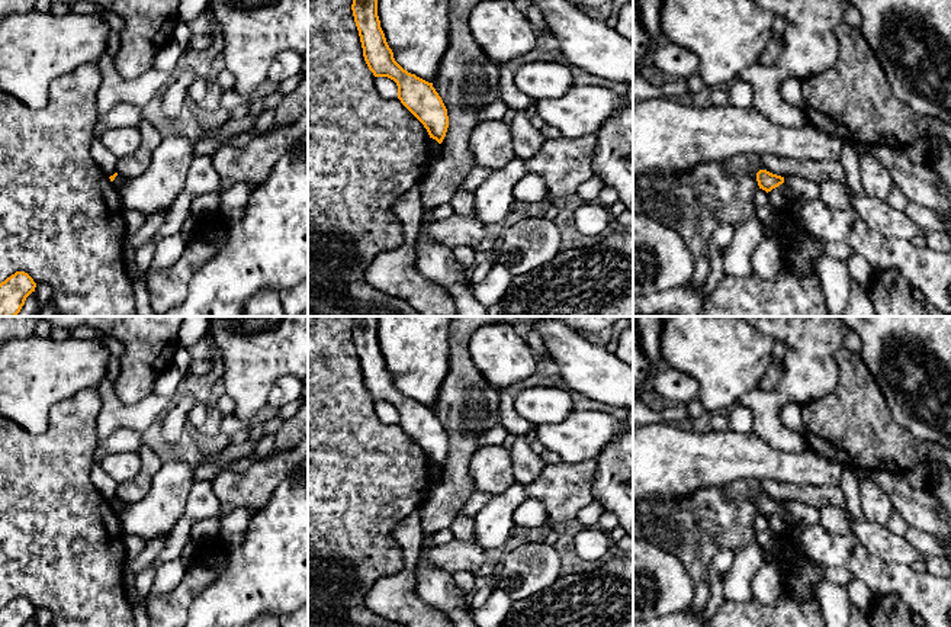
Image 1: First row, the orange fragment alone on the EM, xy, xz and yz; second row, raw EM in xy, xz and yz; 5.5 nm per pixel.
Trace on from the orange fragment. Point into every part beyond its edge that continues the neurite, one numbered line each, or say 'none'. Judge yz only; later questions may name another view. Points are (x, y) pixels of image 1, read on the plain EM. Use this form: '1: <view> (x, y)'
none

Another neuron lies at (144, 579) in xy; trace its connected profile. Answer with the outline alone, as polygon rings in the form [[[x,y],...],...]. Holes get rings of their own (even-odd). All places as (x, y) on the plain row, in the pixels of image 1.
[[[150,563],[145,569],[135,575],[135,581],[132,585],[132,592],[135,599],[145,599],[150,595],[151,586],[155,579],[157,566]]]

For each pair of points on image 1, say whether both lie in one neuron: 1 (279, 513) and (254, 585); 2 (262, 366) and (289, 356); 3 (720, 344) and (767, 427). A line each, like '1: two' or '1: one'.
1: one
2: one
3: two

